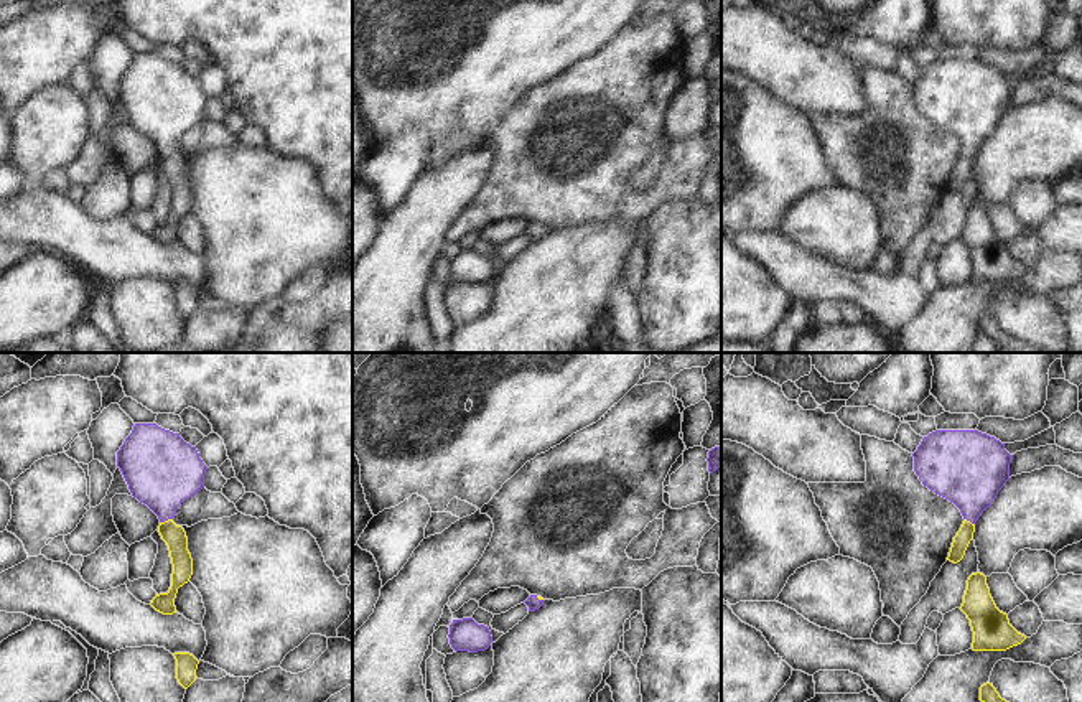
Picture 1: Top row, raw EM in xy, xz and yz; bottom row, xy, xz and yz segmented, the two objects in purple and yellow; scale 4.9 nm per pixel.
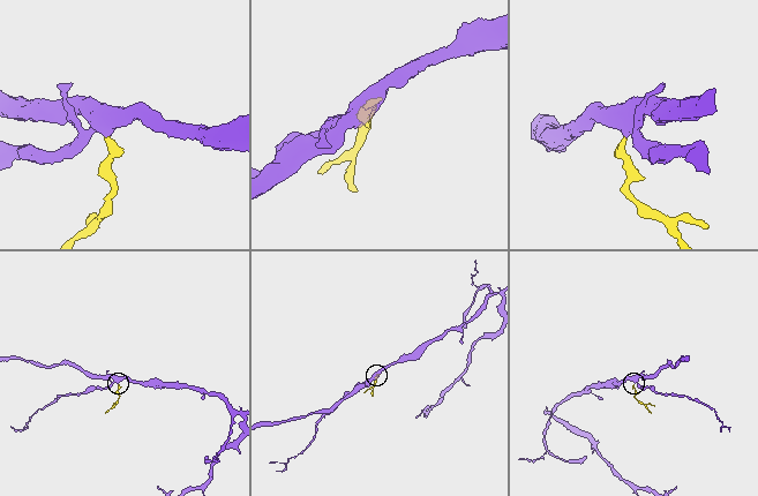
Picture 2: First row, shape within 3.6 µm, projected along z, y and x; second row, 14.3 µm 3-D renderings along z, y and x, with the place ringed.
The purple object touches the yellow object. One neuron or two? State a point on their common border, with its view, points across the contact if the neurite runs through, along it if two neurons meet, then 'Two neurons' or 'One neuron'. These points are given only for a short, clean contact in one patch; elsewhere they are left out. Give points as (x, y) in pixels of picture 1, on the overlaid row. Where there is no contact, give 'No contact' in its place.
Touches purple at xy (165, 519). Path across: xy (162, 470), (165, 519), (167, 528), (175, 536). One neuron

